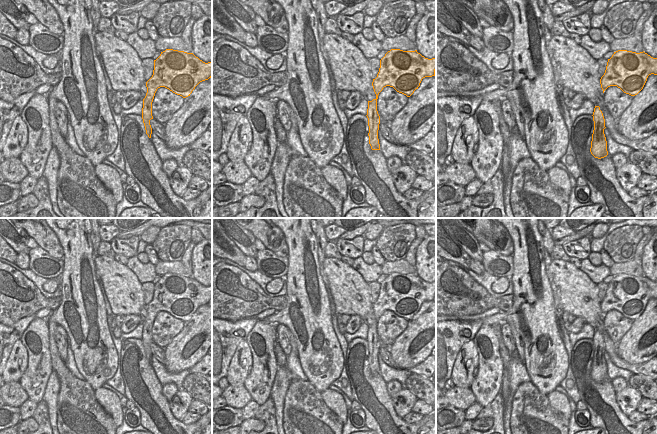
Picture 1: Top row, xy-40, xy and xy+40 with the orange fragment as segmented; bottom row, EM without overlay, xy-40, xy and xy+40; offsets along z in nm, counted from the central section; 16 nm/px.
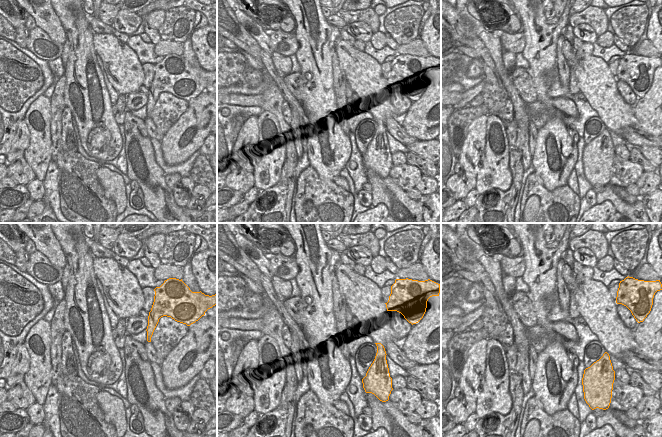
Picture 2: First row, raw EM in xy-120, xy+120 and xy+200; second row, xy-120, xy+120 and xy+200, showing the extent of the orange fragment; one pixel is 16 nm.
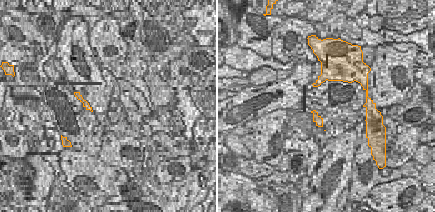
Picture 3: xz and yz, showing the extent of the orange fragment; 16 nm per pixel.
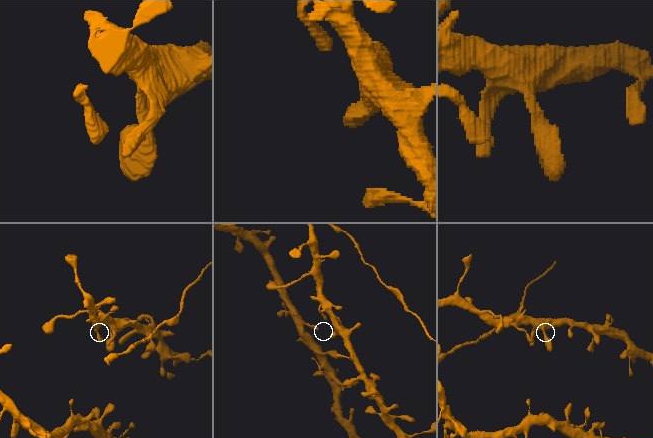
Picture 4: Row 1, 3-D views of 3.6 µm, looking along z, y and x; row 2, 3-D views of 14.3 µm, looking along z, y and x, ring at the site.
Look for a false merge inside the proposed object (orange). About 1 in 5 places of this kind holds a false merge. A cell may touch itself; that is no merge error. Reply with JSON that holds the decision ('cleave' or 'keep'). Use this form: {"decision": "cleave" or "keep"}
{"decision": "keep"}

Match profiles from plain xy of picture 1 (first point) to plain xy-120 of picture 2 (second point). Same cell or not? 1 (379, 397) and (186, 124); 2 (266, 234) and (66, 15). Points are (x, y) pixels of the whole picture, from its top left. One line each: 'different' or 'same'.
1: different
2: different

